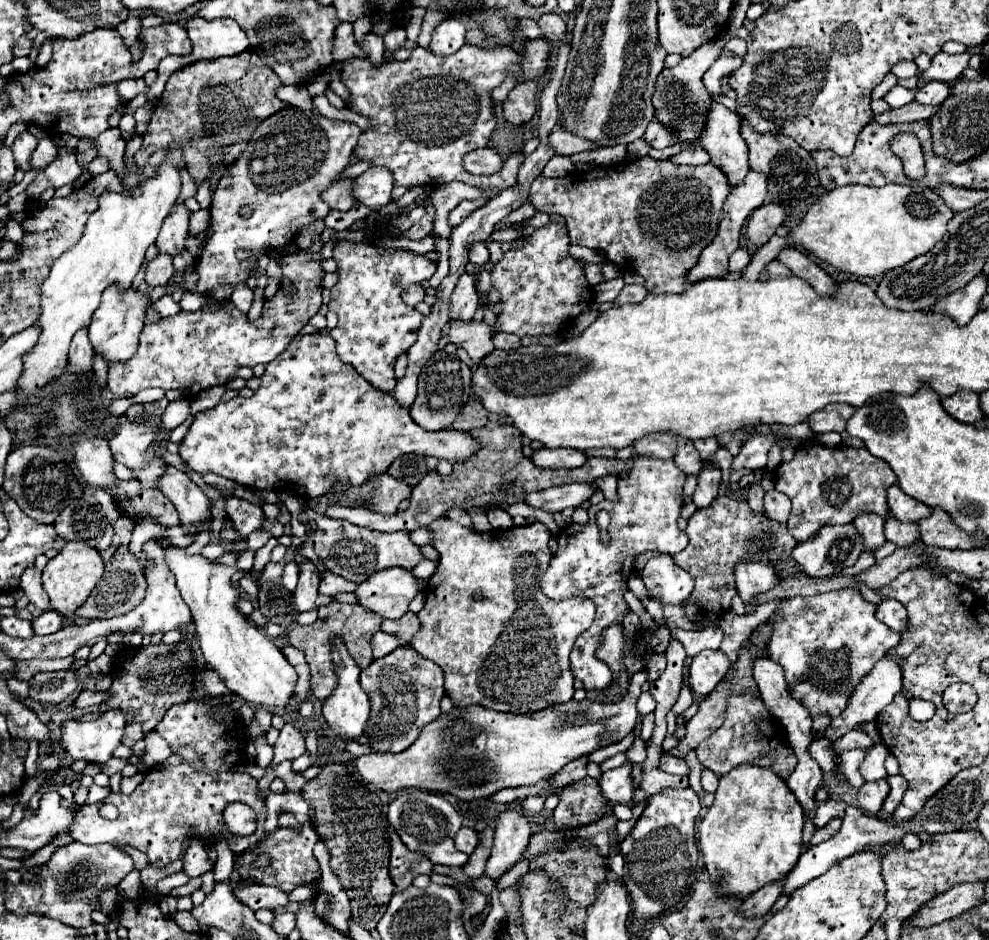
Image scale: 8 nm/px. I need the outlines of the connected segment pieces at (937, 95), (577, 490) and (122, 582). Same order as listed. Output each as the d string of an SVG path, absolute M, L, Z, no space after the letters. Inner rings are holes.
M930 82L916 94L916 102L920 104L942 104L944 98L948 98L950 88L944 82Z
M566 484L542 492L532 492L524 502L530 508L538 508L546 512L562 512L564 508L578 508L584 500L592 496L592 492L594 488L590 484Z
M122 516L122 518L116 520L114 528L116 528L116 534L112 538L112 544L104 552L100 552L100 556L102 556L102 560L106 564L102 580L92 590L90 598L74 612L76 616L86 616L86 618L112 618L112 616L120 616L120 614L126 614L132 608L136 608L142 602L142 598L144 598L144 592L146 592L144 572L138 566L136 556L132 556L130 550L126 548L128 542L130 542L130 536L132 536L132 520Z

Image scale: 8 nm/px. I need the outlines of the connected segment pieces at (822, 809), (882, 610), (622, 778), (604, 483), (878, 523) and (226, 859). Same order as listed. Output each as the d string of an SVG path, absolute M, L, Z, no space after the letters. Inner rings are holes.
M828 798L826 802L816 802L816 828L826 826L832 818L844 818L844 810L846 810L846 802L840 800L832 800Z
M892 598L880 600L880 604L876 606L876 618L880 622L884 622L886 626L890 626L892 630L896 630L896 632L900 632L900 630L904 632L906 626L908 626L906 608L900 602L892 600Z
M626 762L600 776L598 784L604 794L604 800L608 800L610 804L628 804L634 798L634 786L630 780L630 772L632 772L632 764Z
M604 476L604 478L598 478L598 480L596 480L596 486L598 486L598 490L602 490L602 494L604 494L606 500L612 500L612 502L618 500L618 494L616 494L618 478L616 478L616 476Z
M864 512L854 518L858 532L864 536L864 550L872 552L874 548L878 548L886 542L884 522L886 522L886 518L880 518L878 514L872 514L872 512Z
M224 842L216 844L216 852L218 852L218 858L214 864L214 878L216 878L216 882L230 882L235 854L230 852L228 844L224 844Z

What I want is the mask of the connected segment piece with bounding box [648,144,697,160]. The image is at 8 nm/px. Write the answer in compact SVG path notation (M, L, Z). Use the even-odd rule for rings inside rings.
M691 144L688 146L673 145L663 150L656 150L652 148L650 152L648 153L648 156L656 160L667 160L668 158L672 157L674 154L677 154L678 152L681 152L682 150L694 148L696 145L697 144Z

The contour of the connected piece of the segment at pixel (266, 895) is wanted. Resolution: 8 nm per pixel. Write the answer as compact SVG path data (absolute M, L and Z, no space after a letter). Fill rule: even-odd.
M230 882L236 898L244 902L244 906L250 906L252 910L260 908L274 908L274 906L286 906L288 904L288 894L282 892L280 888L274 886L240 886L240 882Z

